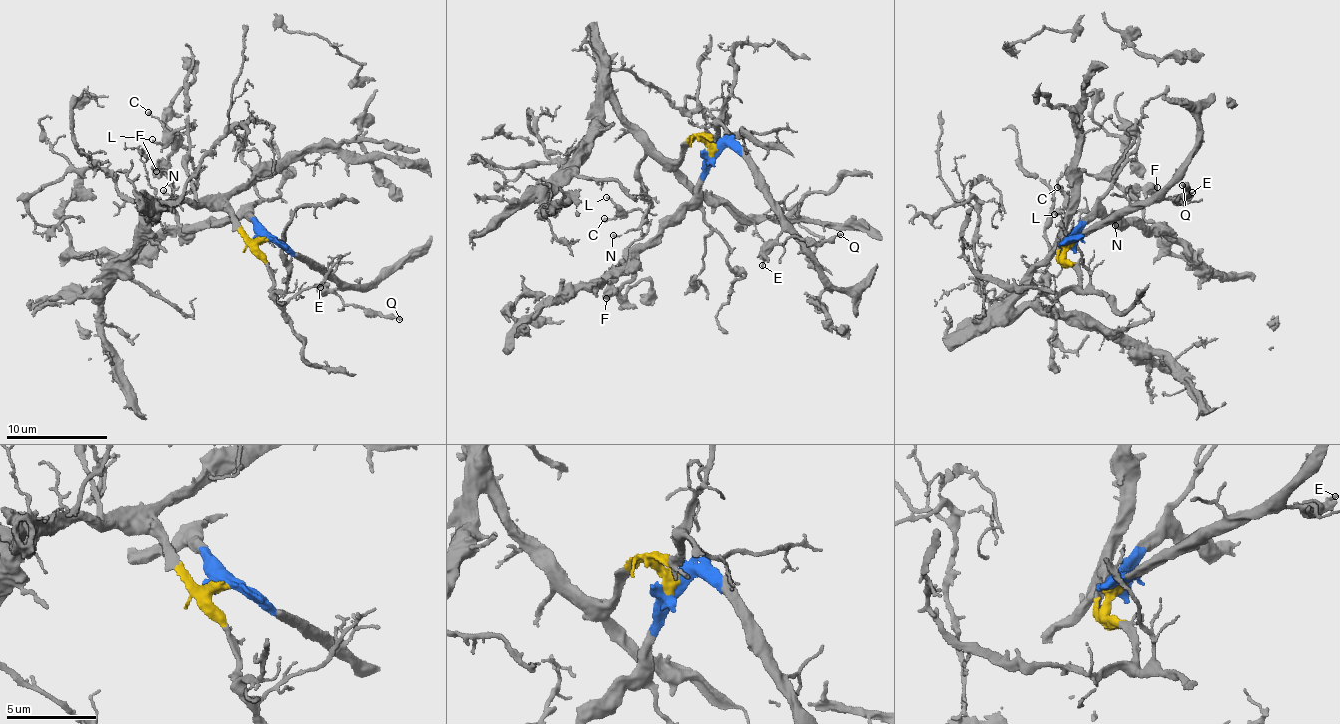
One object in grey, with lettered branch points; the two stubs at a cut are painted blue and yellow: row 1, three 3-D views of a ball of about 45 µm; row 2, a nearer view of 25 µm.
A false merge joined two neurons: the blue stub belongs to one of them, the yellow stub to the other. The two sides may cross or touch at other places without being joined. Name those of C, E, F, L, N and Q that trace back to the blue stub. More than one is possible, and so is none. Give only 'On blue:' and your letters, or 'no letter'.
On blue: C, E, F, L, Q

